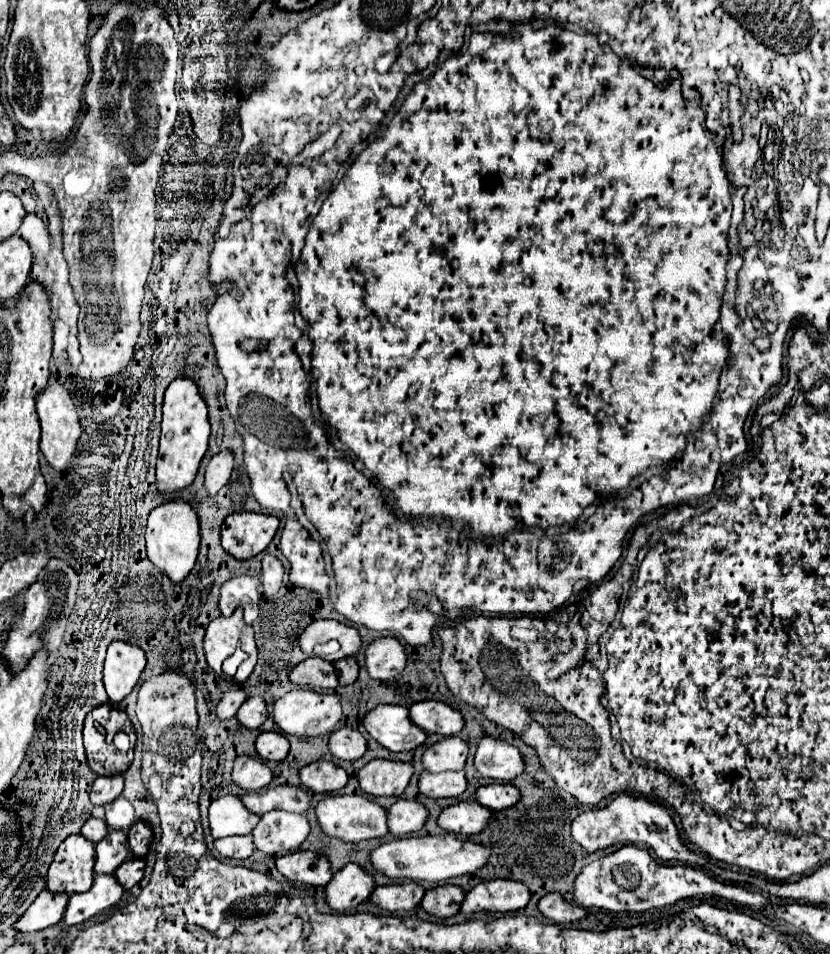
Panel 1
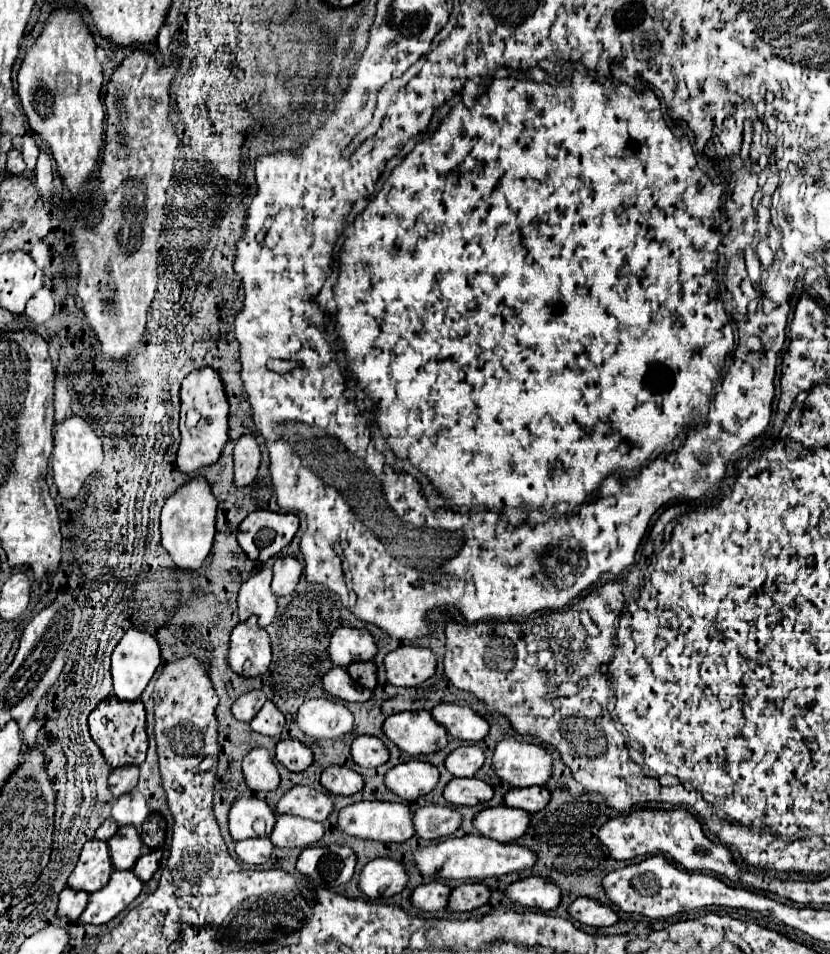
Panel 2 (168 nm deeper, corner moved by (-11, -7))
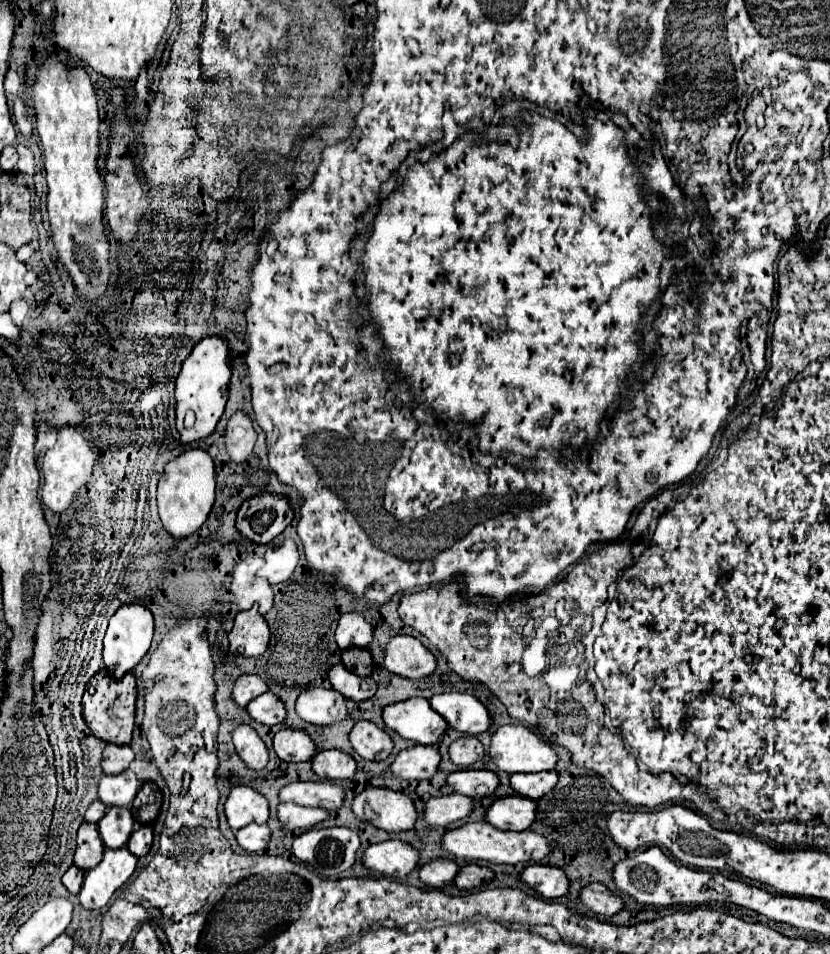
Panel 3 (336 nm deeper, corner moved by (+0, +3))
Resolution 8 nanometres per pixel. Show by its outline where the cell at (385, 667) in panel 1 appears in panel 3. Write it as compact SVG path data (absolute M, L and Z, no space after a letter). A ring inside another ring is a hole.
M408 634L394 636L384 652L384 668L402 678L424 678L434 672L436 660L424 644Z

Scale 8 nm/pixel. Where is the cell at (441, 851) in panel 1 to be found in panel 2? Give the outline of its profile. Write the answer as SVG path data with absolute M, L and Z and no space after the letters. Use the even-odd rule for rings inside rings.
M463 836L463 838L447 838L435 846L415 852L415 862L423 876L433 878L437 876L443 880L459 880L459 882L479 882L491 876L531 868L537 862L537 854L529 848L517 844L501 844L487 836Z

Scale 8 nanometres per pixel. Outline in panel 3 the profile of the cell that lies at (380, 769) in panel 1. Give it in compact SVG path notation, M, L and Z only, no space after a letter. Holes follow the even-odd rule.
M412 746L394 758L390 770L402 780L428 780L436 774L440 762L438 748L434 746Z

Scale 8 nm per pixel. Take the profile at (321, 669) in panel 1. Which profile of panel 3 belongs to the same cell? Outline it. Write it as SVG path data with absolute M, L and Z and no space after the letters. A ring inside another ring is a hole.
M336 664L328 670L328 680L336 692L350 700L368 700L376 694L378 684L372 678L360 678L352 672L348 672L342 664Z

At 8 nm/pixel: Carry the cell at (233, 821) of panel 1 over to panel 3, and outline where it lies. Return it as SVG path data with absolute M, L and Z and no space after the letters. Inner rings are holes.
M236 786L226 798L224 806L230 828L236 832L246 824L264 824L268 820L268 802L266 798L250 786Z

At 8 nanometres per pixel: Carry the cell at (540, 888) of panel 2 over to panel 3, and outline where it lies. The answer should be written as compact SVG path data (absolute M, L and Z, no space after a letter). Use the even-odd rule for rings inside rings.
M526 866L520 872L520 880L542 898L560 898L568 892L568 878L560 868L554 866Z

